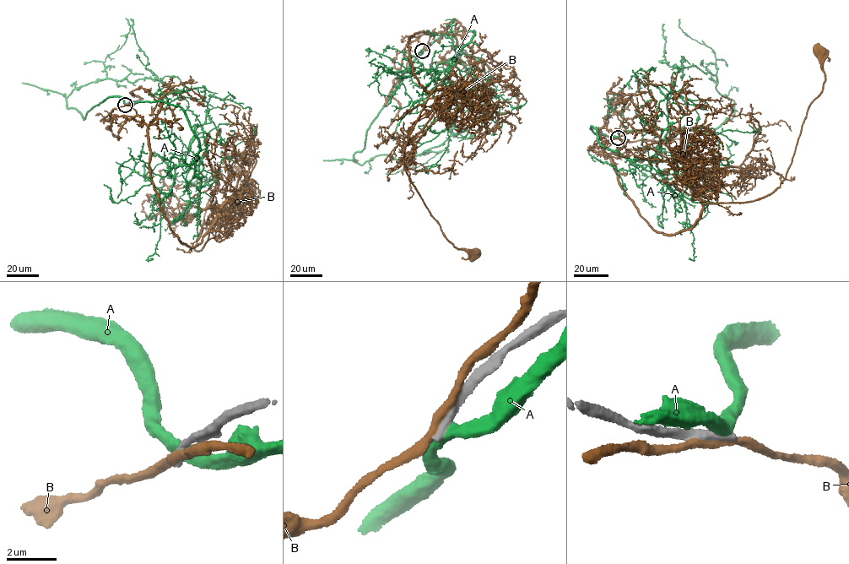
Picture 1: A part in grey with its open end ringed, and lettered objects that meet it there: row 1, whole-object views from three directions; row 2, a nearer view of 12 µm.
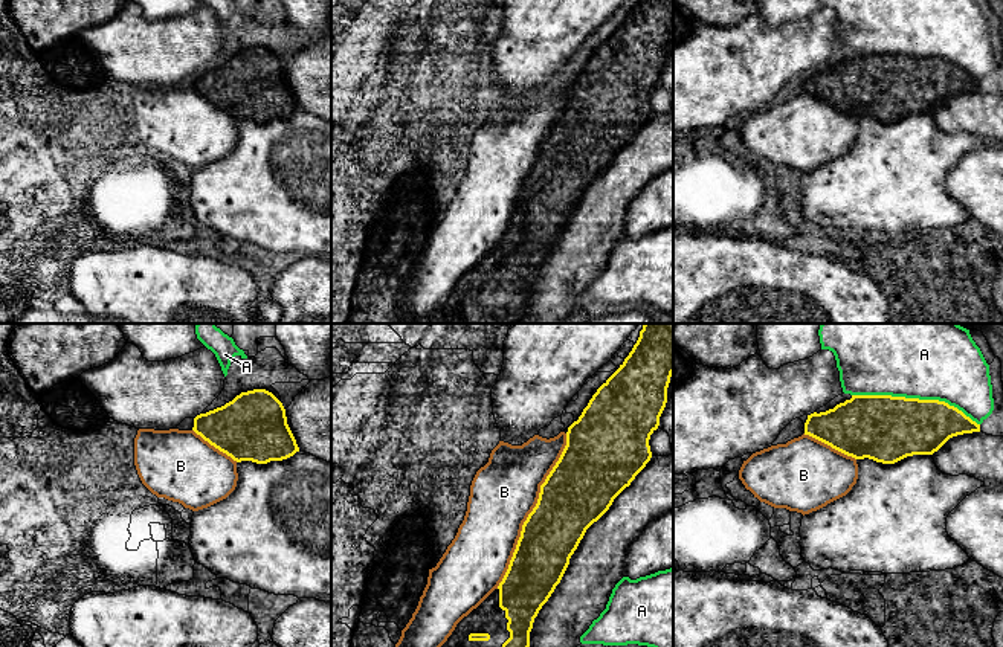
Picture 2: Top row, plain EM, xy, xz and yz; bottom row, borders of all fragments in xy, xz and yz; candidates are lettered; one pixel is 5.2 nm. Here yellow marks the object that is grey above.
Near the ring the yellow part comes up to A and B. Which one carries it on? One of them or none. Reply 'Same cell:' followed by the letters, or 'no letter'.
Same cell: no letter

